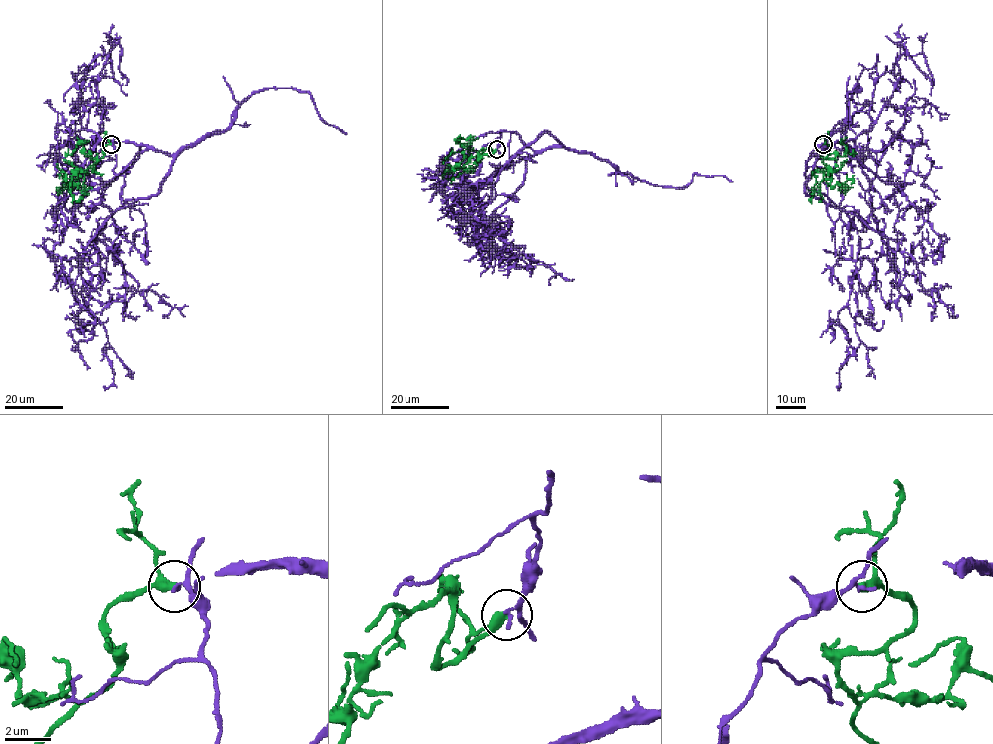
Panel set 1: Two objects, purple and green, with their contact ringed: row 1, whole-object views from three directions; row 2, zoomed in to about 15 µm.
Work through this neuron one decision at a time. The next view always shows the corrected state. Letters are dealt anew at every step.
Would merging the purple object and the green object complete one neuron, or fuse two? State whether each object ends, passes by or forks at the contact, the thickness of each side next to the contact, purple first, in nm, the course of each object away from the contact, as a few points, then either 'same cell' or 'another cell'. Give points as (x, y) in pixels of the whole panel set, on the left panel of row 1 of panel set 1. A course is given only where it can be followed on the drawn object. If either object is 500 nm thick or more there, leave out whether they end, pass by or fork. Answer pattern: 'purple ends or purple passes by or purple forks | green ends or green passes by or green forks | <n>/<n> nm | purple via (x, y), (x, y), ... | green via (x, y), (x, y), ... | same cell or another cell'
purple passes by | green passes by | 150/320 nm | purple via (111, 144), (115, 174), (148, 149), (174, 159), (158, 192), (118, 208), (81, 262), (113, 370), (104, 386) | green via (111, 144), (103, 147), (104, 155), (81, 172), (77, 186), (70, 183), (61, 192), (56, 187) | another cell

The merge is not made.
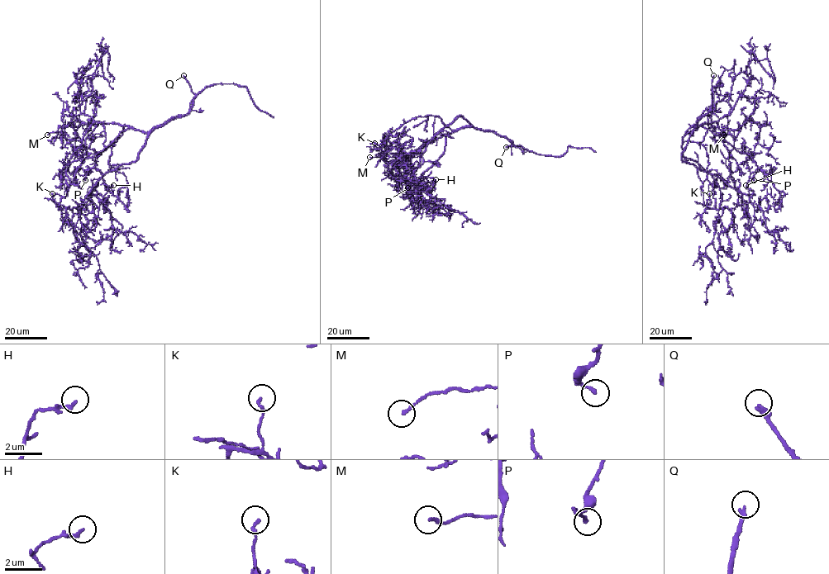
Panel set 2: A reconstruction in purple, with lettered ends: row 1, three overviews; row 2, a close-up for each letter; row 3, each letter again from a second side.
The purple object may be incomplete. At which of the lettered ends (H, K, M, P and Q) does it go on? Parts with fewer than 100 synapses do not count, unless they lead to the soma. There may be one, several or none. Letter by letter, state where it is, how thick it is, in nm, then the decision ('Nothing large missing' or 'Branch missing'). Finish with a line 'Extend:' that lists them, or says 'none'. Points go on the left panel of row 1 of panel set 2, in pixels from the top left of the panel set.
H: Place: (113, 185). Thickness 170 nm. Nothing large missing
K: Place: (52, 193). Thickness 180 nm. Nothing large missing
M: Place: (47, 135). Thickness 160 nm. Nothing large missing
P: Place: (85, 180). Thickness 160 nm. Nothing large missing
Q: Place: (183, 75). Thickness 240 nm. Branch missing
Extend: Q

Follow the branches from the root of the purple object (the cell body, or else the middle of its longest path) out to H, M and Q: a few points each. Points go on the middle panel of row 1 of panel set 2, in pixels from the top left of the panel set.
H: (464, 119), (459, 116), (445, 126), (427, 144), (421, 157), (413, 177), (425, 184), (435, 179)
M: (464, 119), (469, 126), (430, 139), (408, 156), (369, 157)
Q: (464, 119), (475, 128), (505, 136), (512, 145), (517, 145), (506, 147)

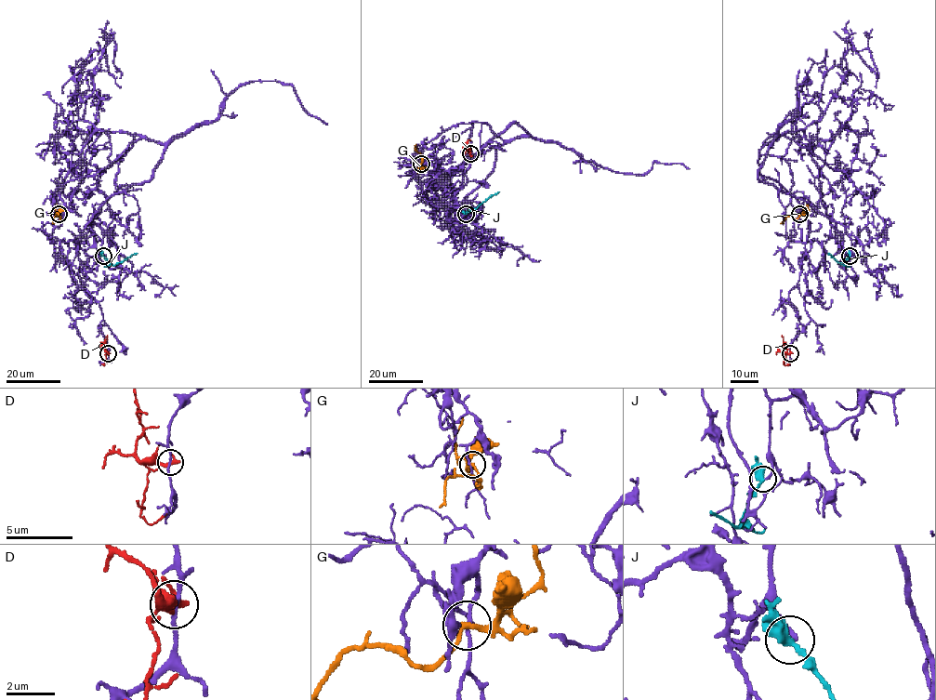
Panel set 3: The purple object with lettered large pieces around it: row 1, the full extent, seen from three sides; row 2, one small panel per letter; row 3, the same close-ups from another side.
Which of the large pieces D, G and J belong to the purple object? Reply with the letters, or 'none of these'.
J

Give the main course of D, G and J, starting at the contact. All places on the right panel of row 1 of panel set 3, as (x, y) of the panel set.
D: (790, 352), (784, 352), (782, 336)
G: (799, 214), (796, 218), (786, 217), (781, 223)
J: (850, 256), (843, 265), (828, 254)

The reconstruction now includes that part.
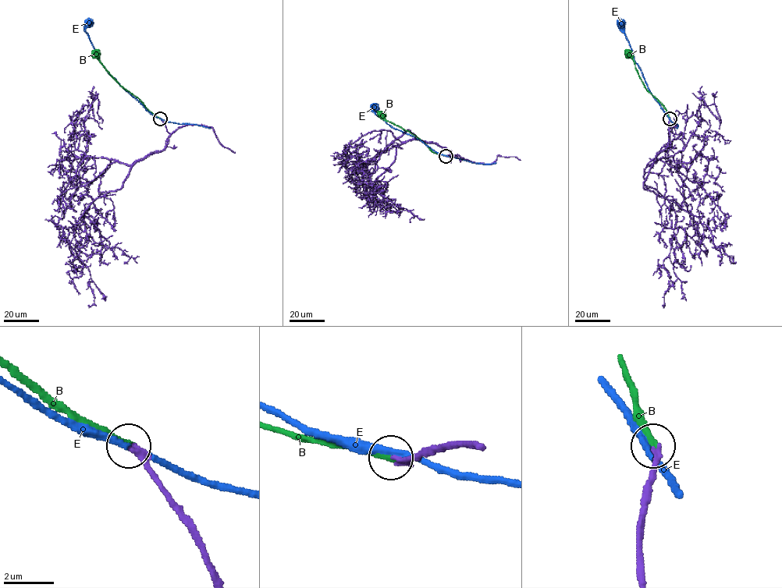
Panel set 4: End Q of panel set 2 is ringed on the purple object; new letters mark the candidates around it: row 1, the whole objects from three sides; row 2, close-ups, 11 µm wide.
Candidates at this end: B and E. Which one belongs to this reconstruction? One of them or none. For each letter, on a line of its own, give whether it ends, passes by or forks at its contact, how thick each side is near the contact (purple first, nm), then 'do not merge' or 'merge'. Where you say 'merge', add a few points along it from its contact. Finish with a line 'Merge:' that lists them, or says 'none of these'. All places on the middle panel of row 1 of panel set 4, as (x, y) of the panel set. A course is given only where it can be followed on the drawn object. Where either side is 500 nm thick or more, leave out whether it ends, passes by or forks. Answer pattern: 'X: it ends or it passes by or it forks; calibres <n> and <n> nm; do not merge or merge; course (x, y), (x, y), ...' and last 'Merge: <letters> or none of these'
B: it ends; calibres 240 and 220 nm; merge; course (446, 156), (432, 152), (423, 142), (385, 120), (382, 115)
E: it passes by; calibres 280 and 240 nm; do not merge
Merge: B

